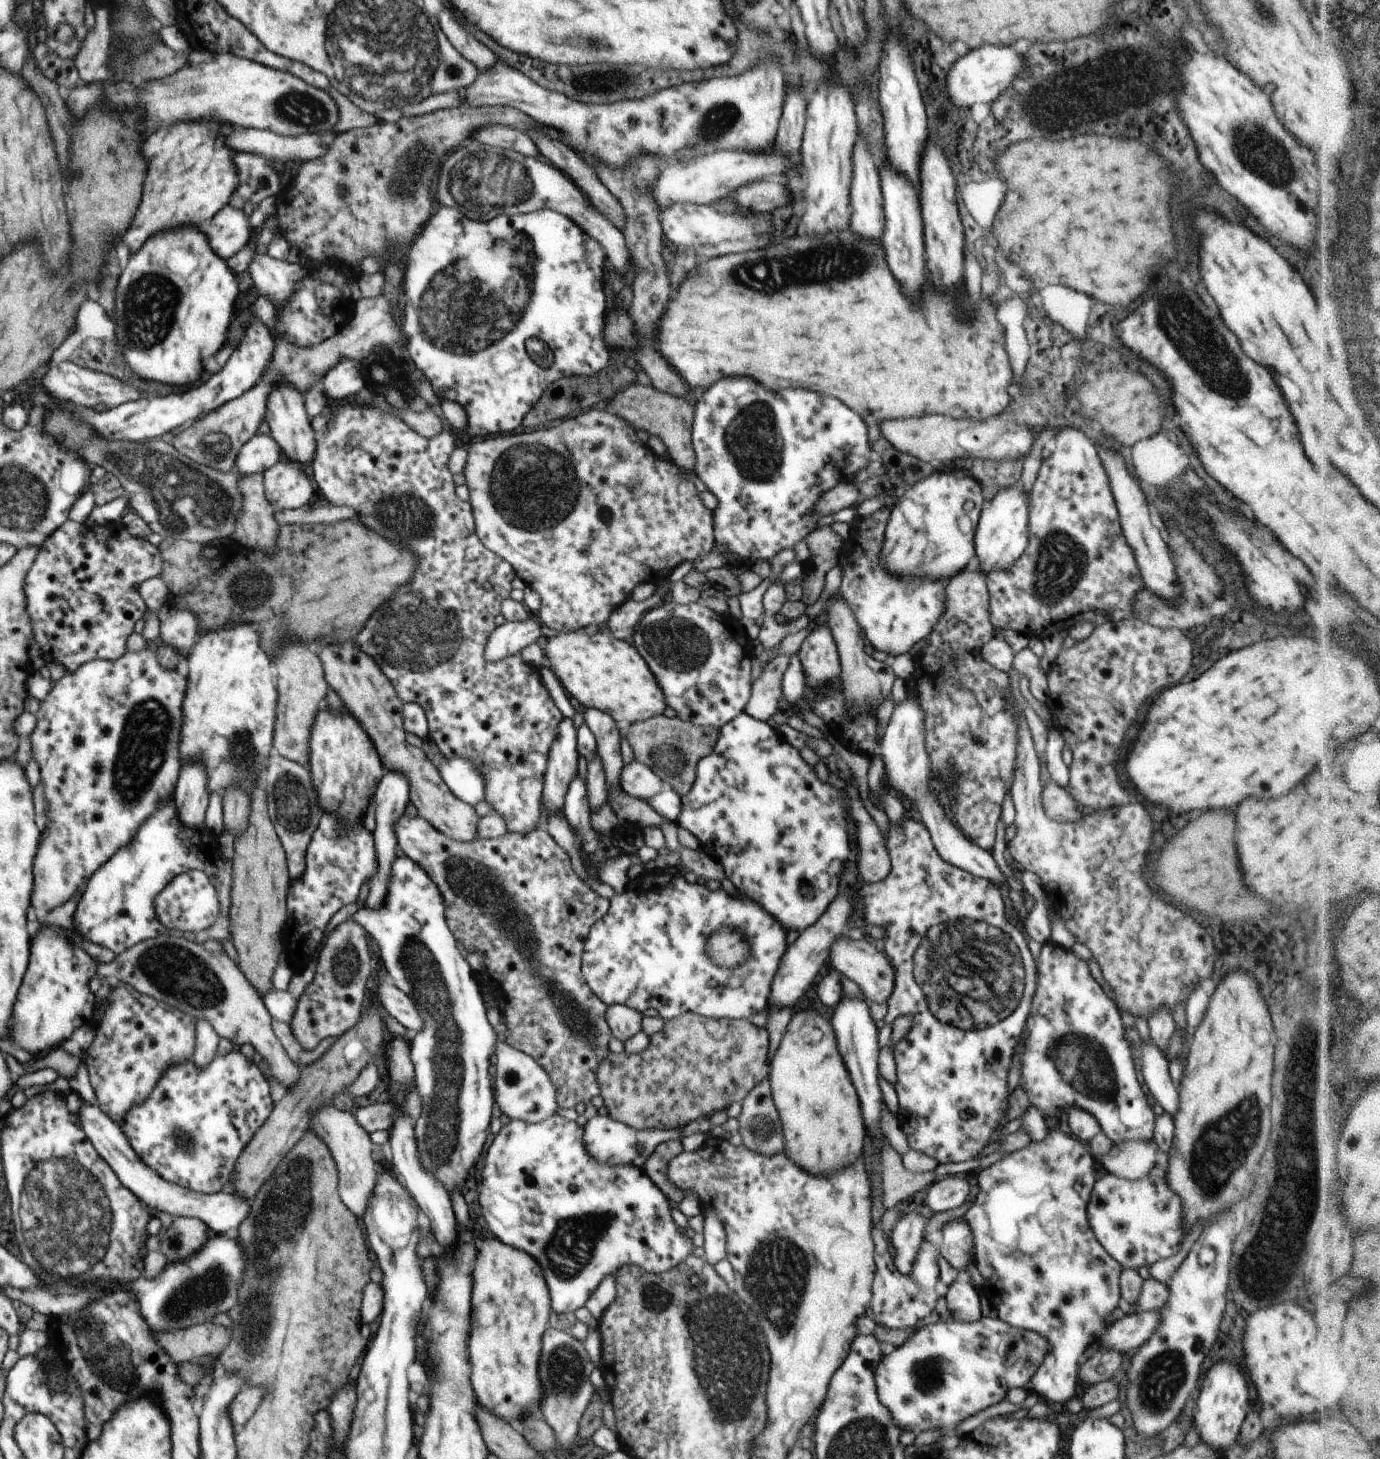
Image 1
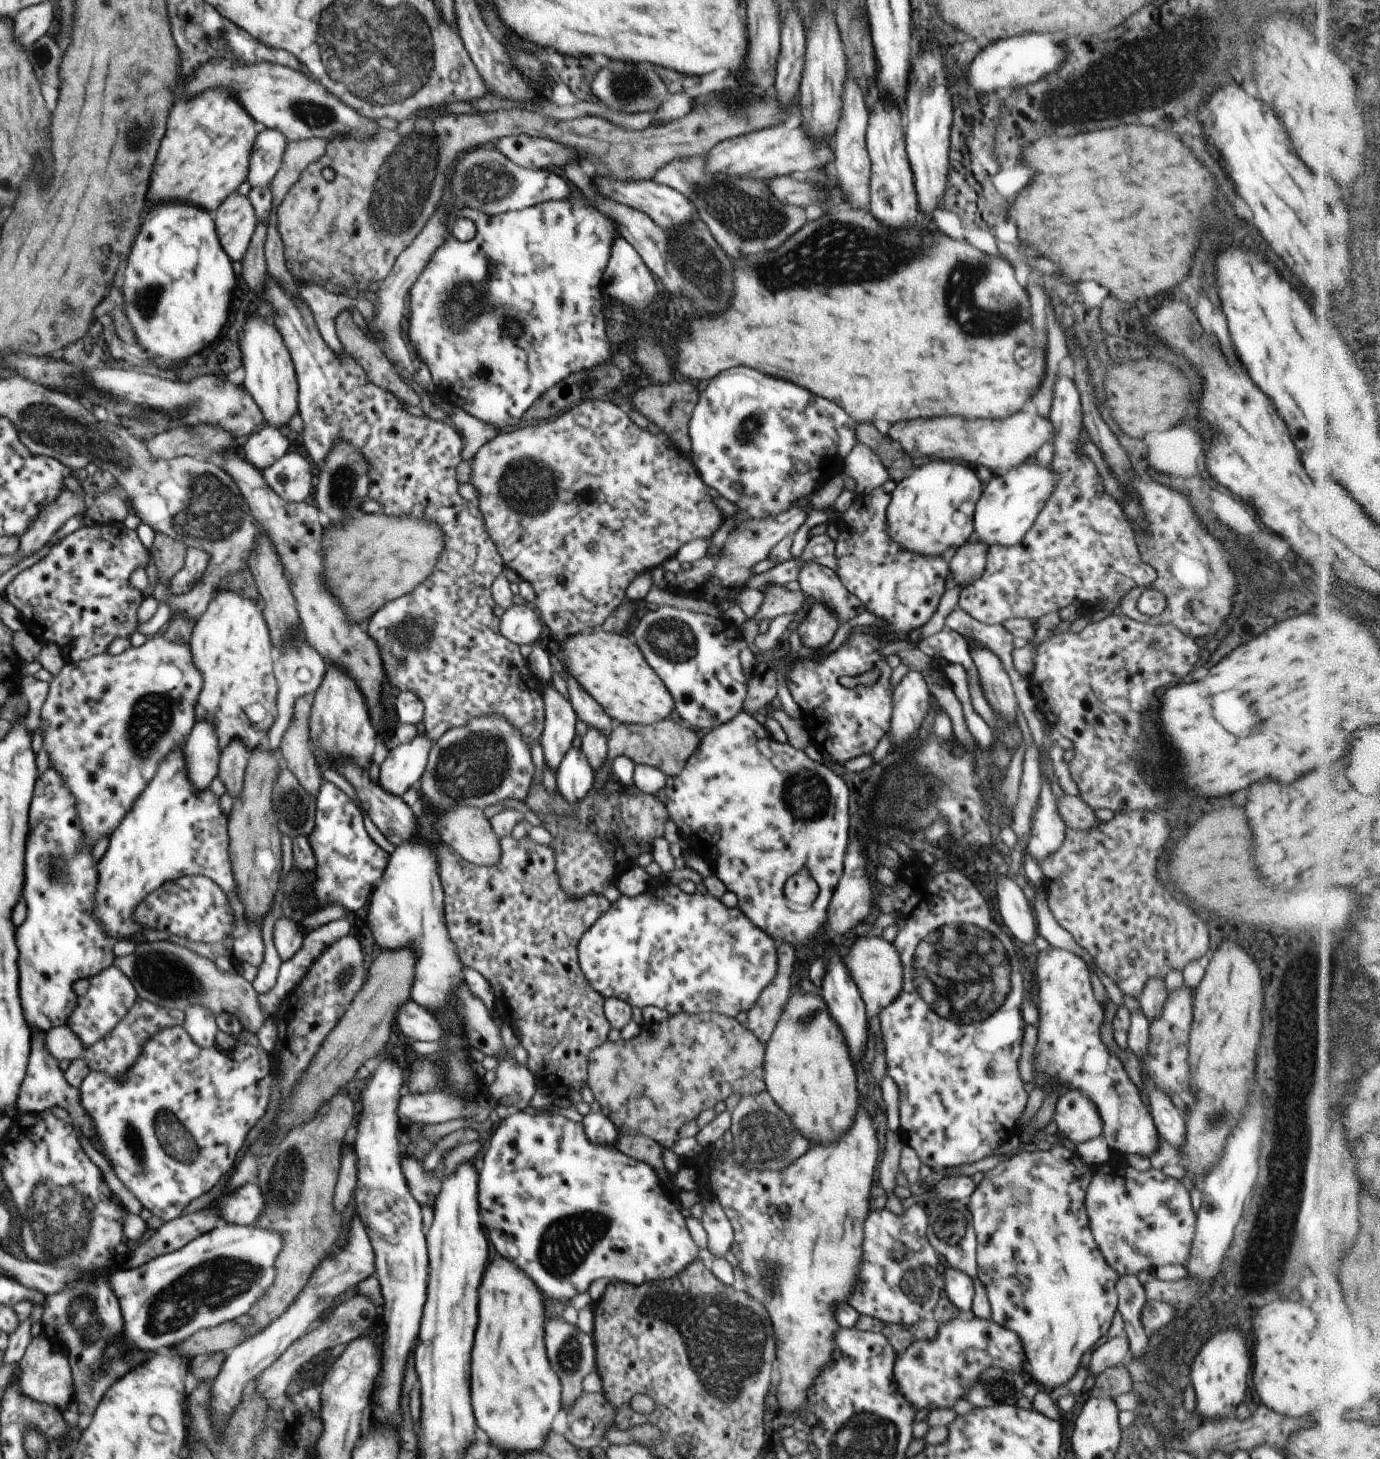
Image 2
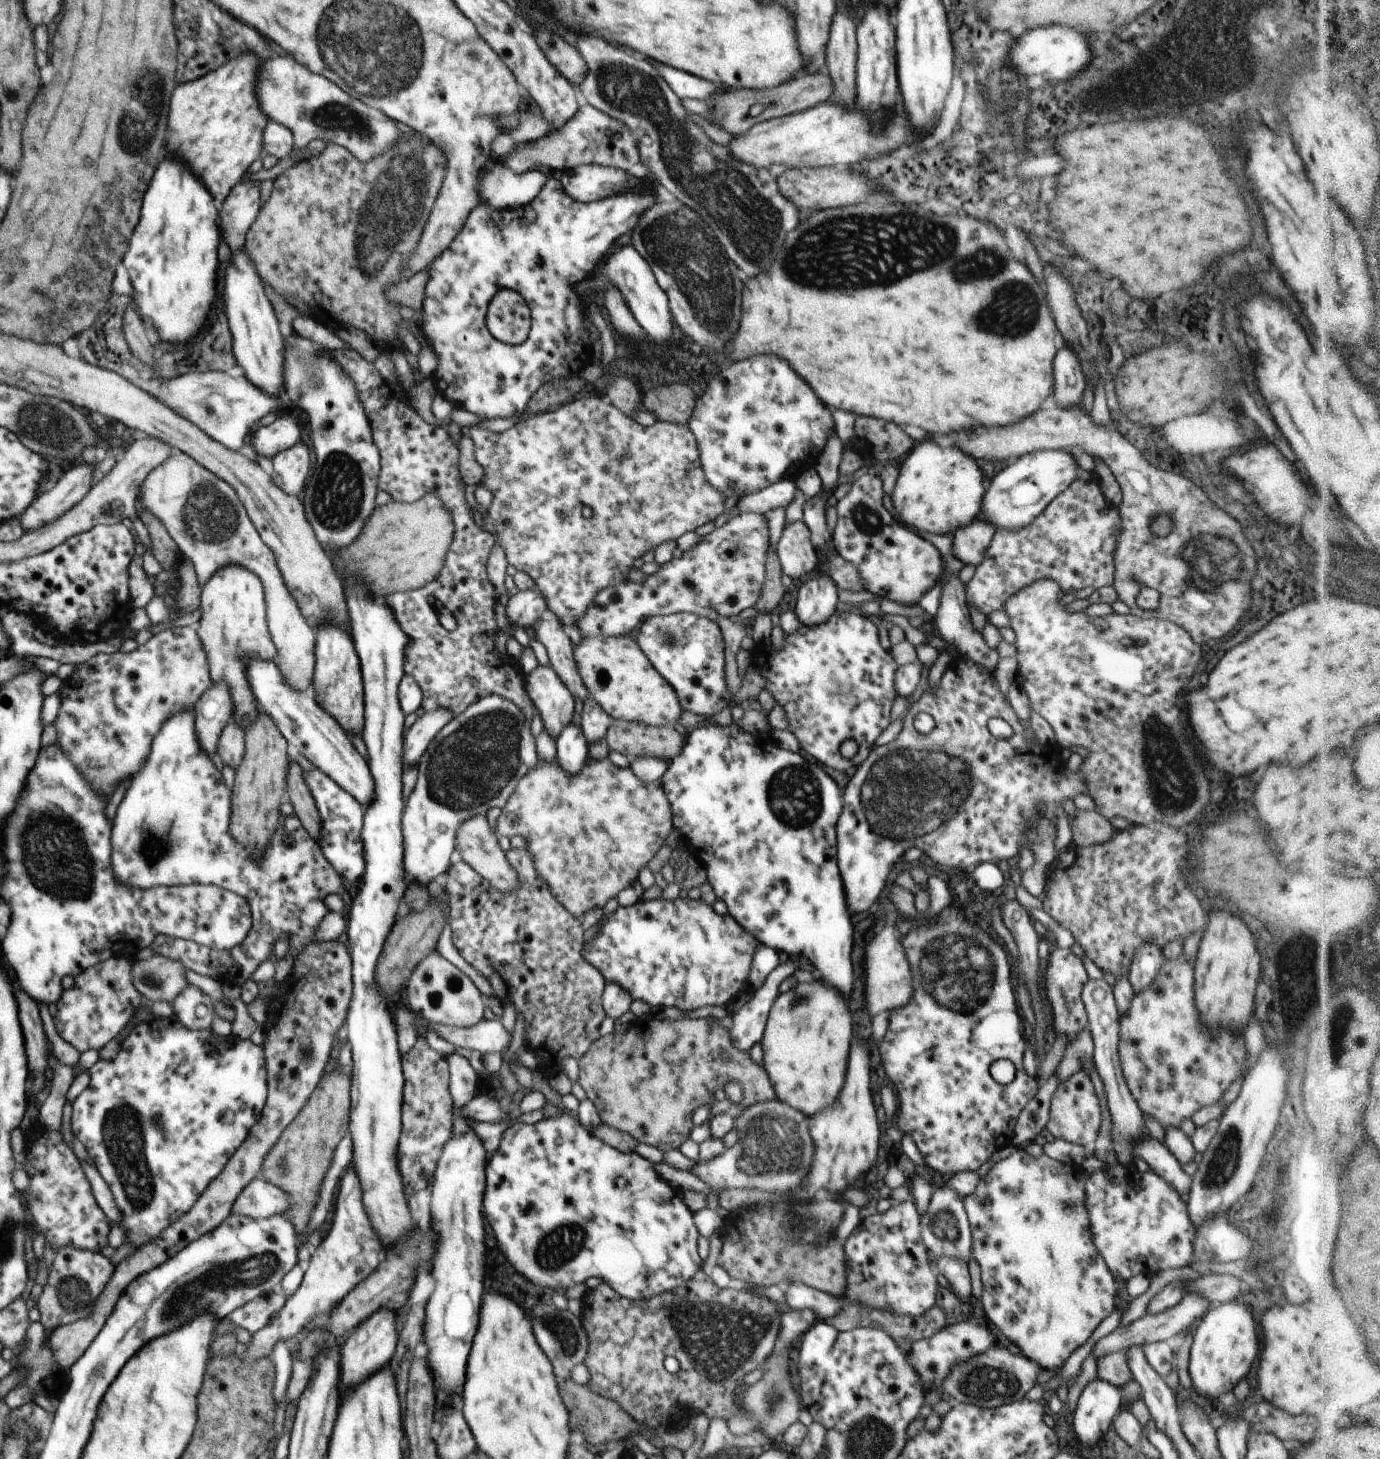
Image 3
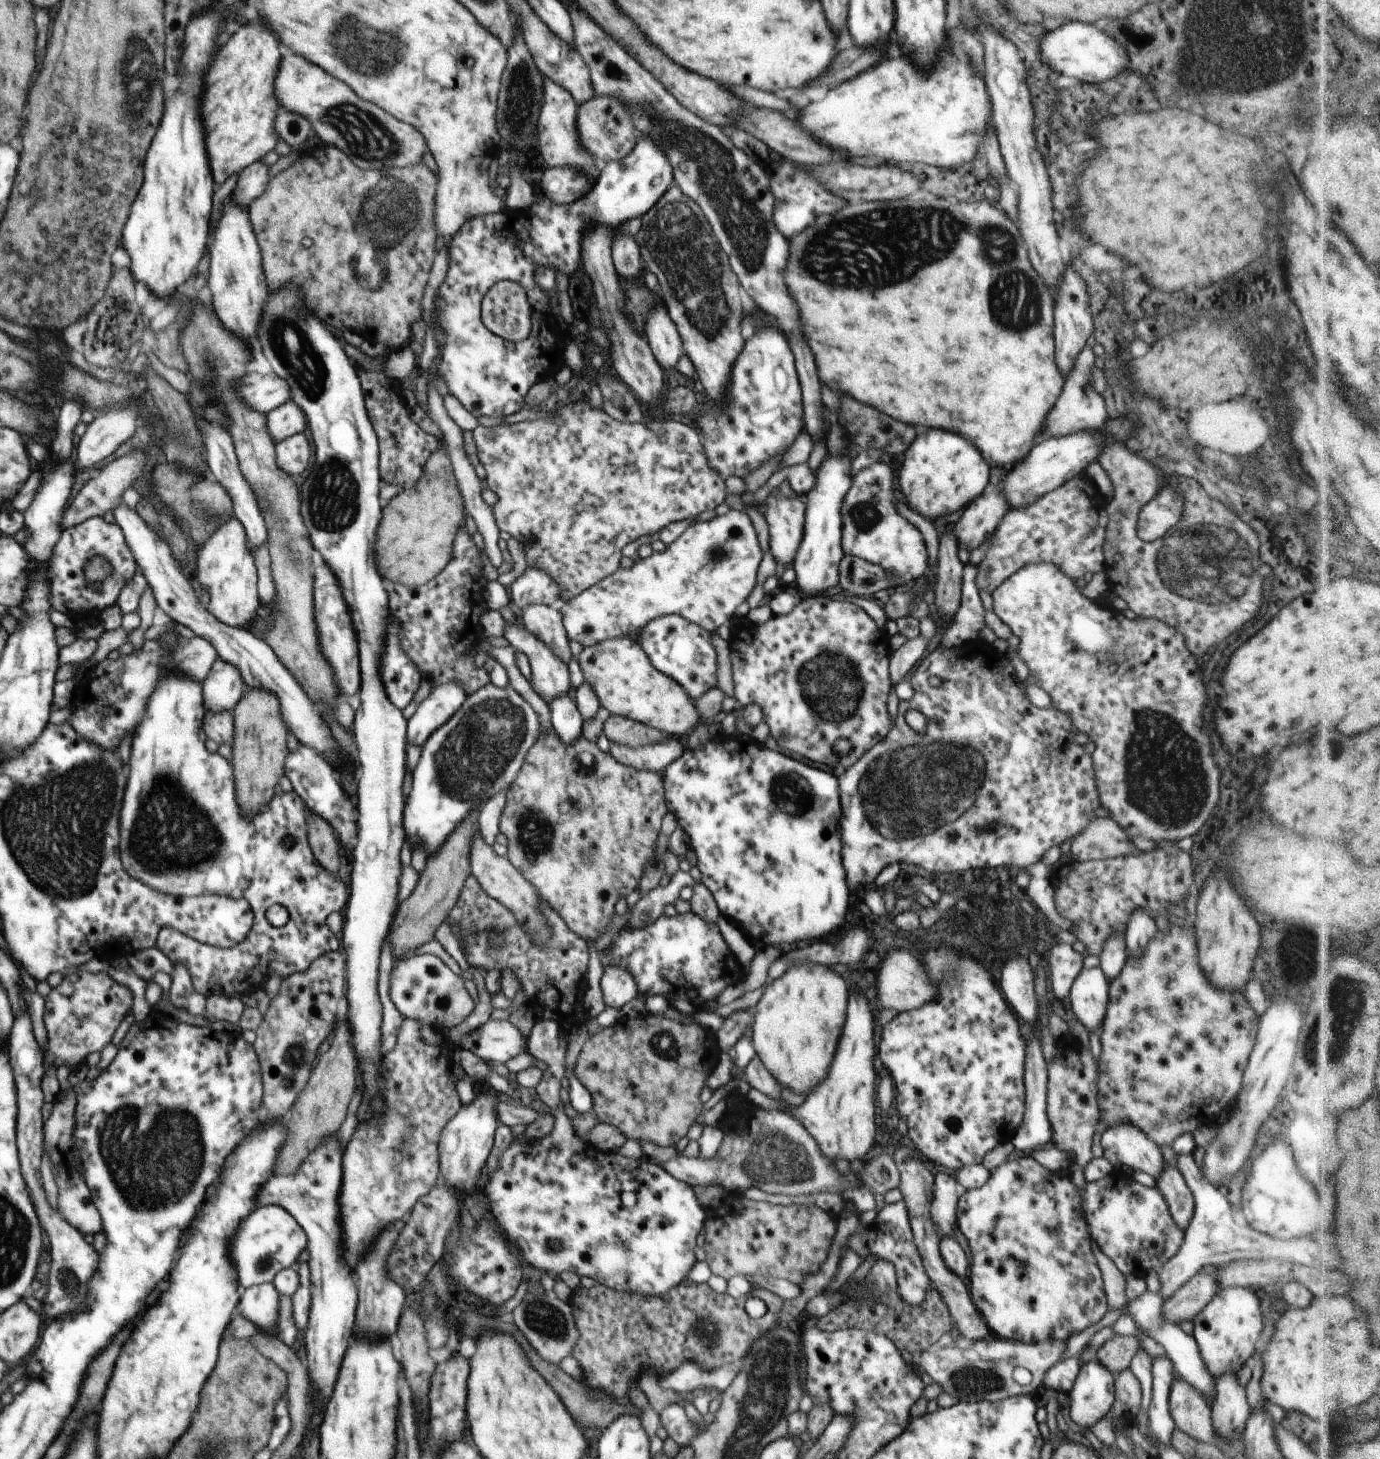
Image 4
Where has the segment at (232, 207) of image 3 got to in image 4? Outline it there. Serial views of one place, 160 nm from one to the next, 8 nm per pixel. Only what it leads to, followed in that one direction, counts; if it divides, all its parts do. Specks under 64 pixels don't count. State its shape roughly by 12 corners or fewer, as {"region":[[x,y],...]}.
{"region":[[261,160],[241,170],[231,198],[243,209],[266,190],[269,168]]}

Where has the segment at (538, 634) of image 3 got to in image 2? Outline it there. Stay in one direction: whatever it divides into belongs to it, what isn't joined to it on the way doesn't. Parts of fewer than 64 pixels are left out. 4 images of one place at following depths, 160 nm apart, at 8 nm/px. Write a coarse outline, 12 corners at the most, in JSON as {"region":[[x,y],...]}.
{"region":[[569,674],[568,696],[576,716],[607,740],[612,718]]}

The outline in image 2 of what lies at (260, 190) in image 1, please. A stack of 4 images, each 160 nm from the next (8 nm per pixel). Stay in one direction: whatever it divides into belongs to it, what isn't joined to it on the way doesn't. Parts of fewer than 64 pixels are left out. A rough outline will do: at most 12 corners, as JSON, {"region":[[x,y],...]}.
{"region":[[277,130],[257,134],[247,180],[270,187],[288,144]]}

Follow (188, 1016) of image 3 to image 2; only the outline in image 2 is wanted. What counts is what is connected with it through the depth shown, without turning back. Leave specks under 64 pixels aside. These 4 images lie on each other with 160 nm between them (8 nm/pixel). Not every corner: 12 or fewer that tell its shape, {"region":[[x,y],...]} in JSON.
{"region":[[207,1008],[185,1010],[183,1027],[197,1045],[216,1046],[219,1031]]}

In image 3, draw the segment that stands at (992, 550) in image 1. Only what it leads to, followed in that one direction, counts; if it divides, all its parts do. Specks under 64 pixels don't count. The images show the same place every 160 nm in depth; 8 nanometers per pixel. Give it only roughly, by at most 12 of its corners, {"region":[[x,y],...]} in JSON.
{"region":[[1064,449],[1000,465],[980,517],[1029,526],[1080,474]]}

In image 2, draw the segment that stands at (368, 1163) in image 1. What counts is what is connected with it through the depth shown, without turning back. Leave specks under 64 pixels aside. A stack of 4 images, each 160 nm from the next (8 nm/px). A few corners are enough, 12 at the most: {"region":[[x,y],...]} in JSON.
{"region":[[350,1143],[341,1153],[333,1205],[346,1210],[356,1190],[357,1156]]}

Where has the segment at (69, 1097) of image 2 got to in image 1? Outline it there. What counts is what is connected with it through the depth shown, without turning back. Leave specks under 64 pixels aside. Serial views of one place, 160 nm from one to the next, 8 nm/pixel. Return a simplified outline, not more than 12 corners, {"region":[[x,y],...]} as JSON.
{"region":[[82,1100],[84,1132],[151,1211],[196,1217],[213,1234],[239,1228],[251,1202],[165,1181],[118,1124]]}

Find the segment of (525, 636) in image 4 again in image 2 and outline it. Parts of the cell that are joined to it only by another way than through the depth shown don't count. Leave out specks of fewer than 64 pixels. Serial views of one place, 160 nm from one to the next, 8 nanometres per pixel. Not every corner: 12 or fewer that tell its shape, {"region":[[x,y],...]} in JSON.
{"region":[[552,682],[542,685],[545,766],[573,747],[577,716]]}

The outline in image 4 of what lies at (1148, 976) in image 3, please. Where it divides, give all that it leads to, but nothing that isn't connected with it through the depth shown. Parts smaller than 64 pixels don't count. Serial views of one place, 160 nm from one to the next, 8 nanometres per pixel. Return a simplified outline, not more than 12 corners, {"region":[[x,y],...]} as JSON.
{"region":[[1136,909],[1124,934],[1128,956],[1142,955],[1157,932],[1149,912]]}

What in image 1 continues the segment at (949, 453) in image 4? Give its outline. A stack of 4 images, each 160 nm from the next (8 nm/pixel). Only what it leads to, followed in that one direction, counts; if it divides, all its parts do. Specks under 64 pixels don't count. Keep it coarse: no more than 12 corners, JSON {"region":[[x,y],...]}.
{"region":[[940,470],[886,528],[894,577],[948,582],[975,556],[981,486]]}

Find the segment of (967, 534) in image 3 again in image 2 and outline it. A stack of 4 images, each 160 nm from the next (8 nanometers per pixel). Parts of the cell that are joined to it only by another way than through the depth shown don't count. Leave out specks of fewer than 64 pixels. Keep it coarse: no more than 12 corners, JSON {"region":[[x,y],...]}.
{"region":[[974,539],[948,559],[962,589],[982,576],[988,549]]}

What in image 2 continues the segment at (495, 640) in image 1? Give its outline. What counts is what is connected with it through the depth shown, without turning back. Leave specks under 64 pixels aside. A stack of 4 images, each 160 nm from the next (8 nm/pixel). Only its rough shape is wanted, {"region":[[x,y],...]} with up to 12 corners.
{"region":[[514,603],[499,631],[521,647],[540,641],[543,623],[533,605]]}

